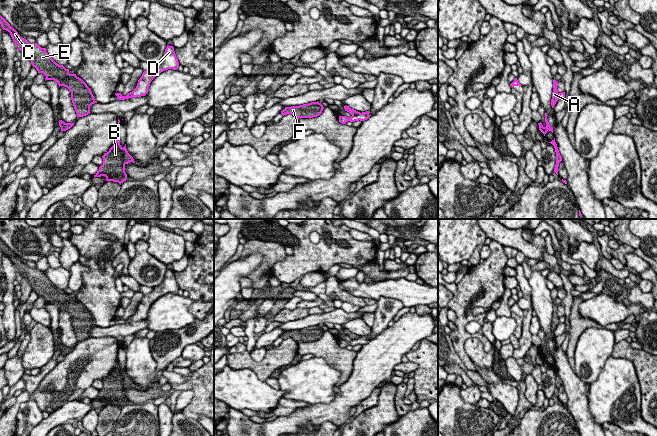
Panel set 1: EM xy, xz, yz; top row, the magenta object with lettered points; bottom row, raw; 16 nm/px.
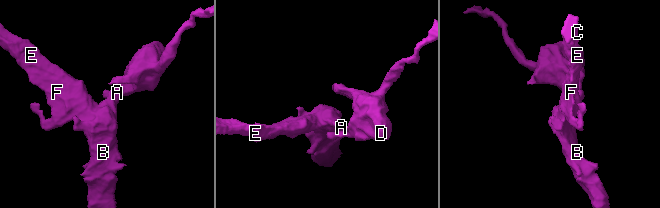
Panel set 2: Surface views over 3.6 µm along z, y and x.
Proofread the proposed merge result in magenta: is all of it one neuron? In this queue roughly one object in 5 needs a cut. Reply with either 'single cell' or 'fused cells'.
fused cells

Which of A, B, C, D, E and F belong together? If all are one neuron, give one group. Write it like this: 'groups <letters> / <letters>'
groups A B C E F / D

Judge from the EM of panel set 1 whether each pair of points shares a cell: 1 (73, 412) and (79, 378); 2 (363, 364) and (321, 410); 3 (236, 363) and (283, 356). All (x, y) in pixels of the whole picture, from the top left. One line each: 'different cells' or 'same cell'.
1: different cells
2: same cell
3: same cell

